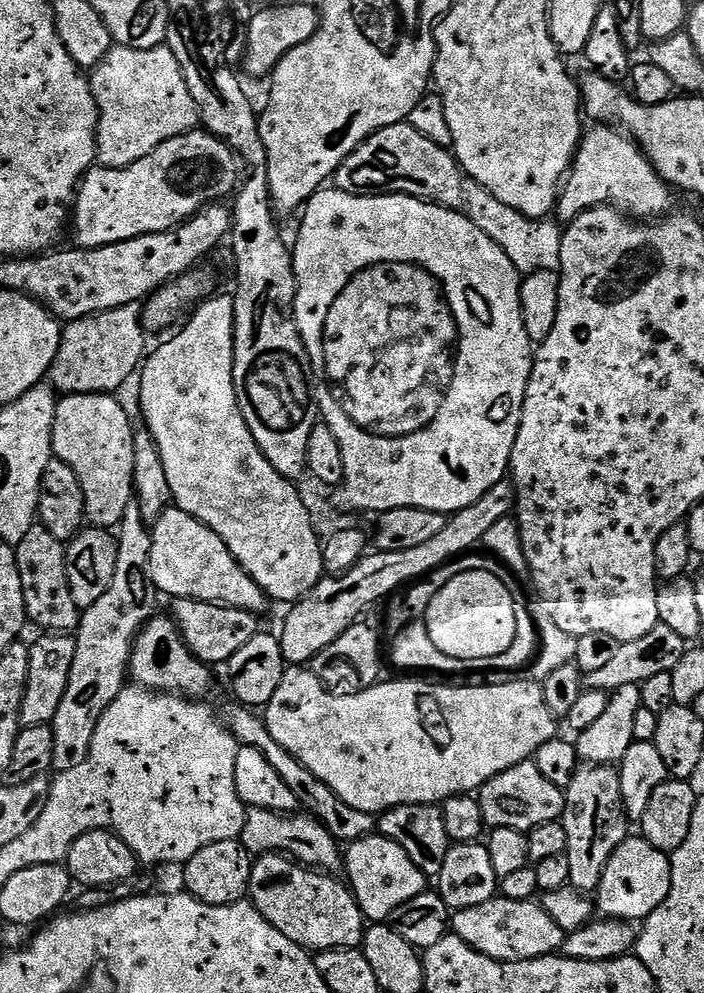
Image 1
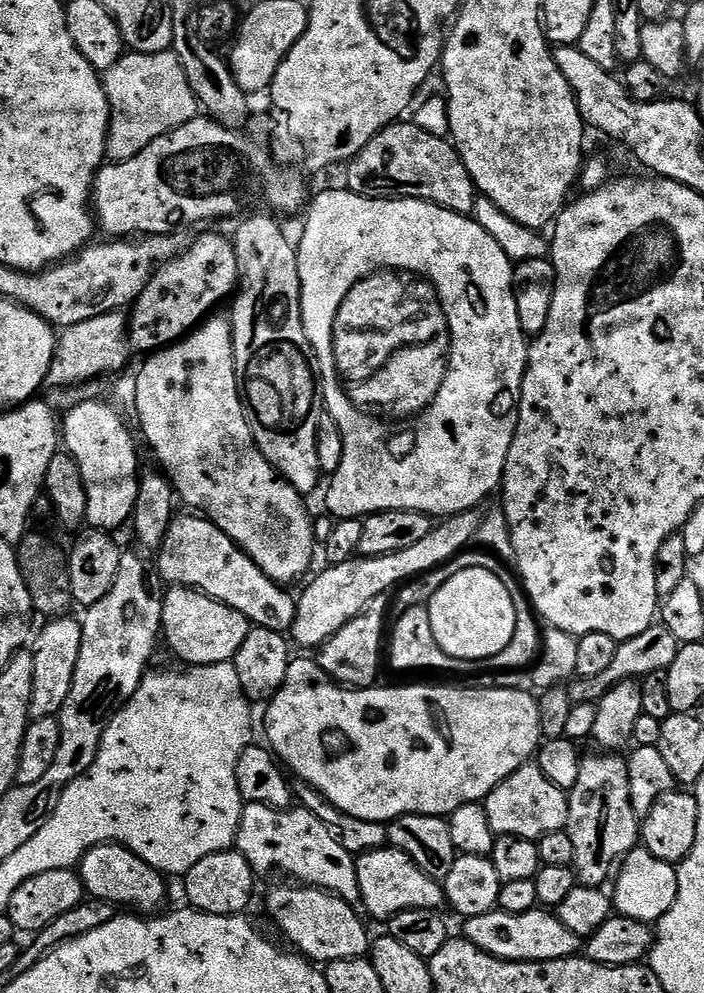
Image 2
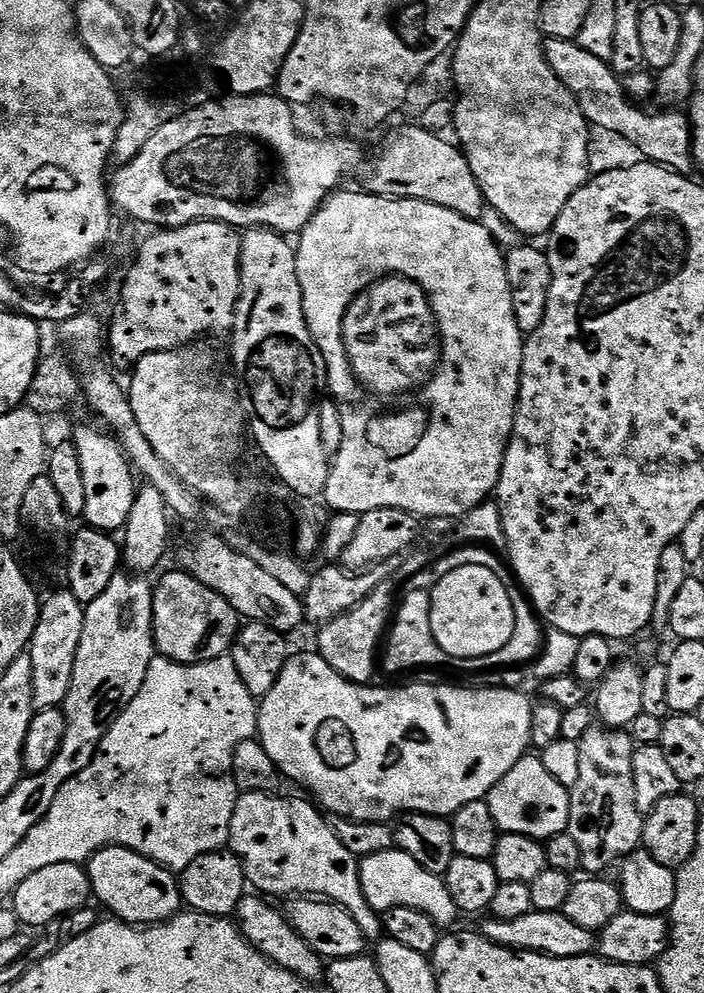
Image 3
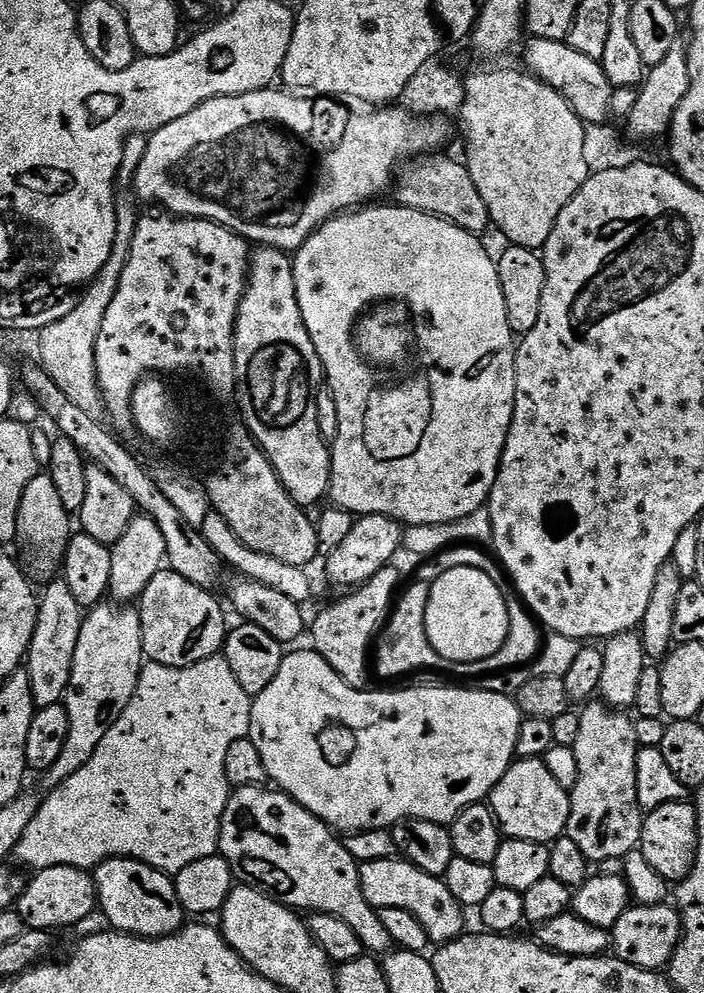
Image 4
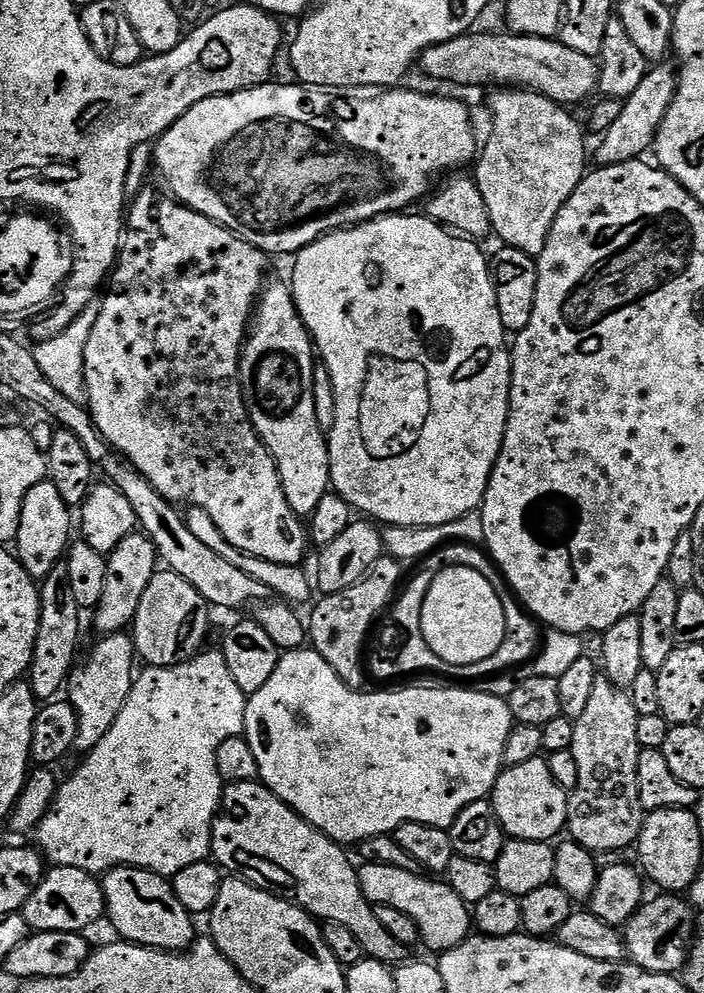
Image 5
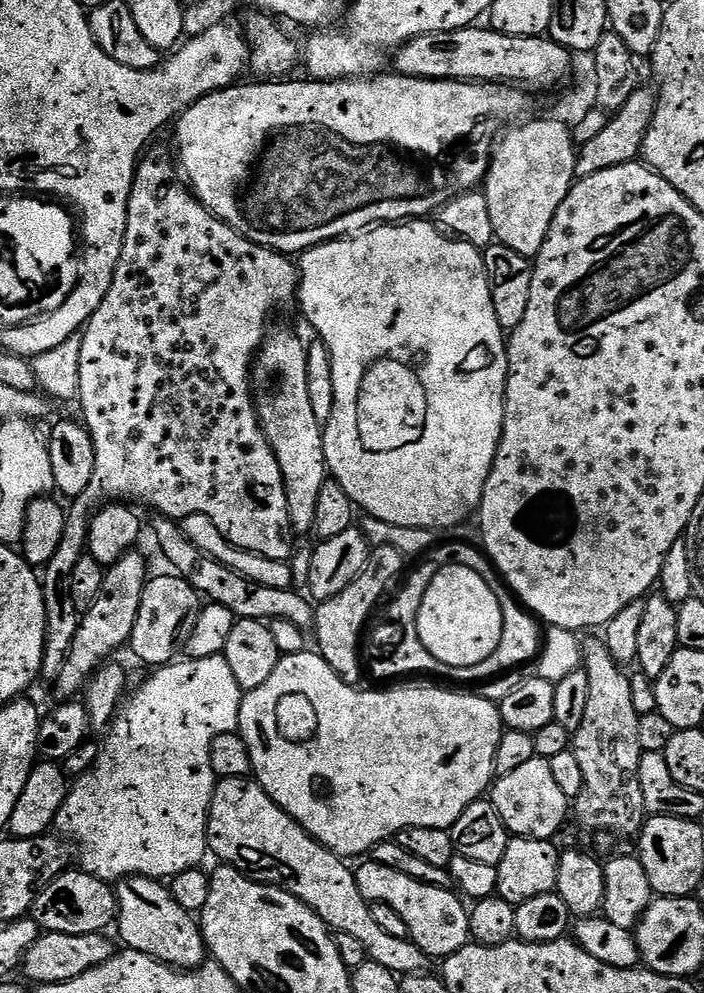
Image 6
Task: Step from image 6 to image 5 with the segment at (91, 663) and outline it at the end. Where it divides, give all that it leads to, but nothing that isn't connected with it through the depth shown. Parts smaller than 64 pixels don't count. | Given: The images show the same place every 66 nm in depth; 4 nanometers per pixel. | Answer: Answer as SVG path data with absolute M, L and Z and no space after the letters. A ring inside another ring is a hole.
M140 530L122 538L116 549L107 553L106 559L106 582L102 589L102 598L94 609L97 633L100 634L124 632L131 625L132 619L138 614L138 602L142 602L142 593L146 586L150 586L150 578L154 578L158 571L156 548L150 537Z

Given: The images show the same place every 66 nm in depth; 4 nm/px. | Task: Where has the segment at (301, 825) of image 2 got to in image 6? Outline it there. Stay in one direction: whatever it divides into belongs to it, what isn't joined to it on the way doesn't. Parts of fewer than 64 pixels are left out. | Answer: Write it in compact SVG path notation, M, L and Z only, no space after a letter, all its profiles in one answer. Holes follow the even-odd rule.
M226 778L217 783L208 807L208 847L211 855L216 855L227 867L237 868L242 875L260 884L269 884L271 888L281 888L294 894L310 910L314 910L333 933L352 935L357 942L362 942L369 960L378 962L378 966L386 966L386 970L396 973L397 977L429 971L430 958L414 941L390 938L390 934L386 934L386 930L380 929L378 922L374 922L369 901L364 900L362 890L358 890L355 871L351 867L348 869L341 857L306 834L306 830L302 830L302 826L294 822L294 818L290 818L290 814L286 814L286 810L282 810L282 806L278 806L270 794L266 794L266 790L262 790L255 778Z

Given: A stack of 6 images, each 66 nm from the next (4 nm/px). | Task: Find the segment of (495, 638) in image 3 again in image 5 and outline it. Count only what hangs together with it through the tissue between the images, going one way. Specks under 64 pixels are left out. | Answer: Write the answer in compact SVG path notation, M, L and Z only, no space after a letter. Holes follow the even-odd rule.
M455 566L441 569L433 575L430 594L426 594L426 602L422 602L422 634L430 650L434 650L442 662L454 666L483 664L486 658L496 653L498 646L502 646L508 632L508 615L502 610L494 586L490 586L478 570Z

